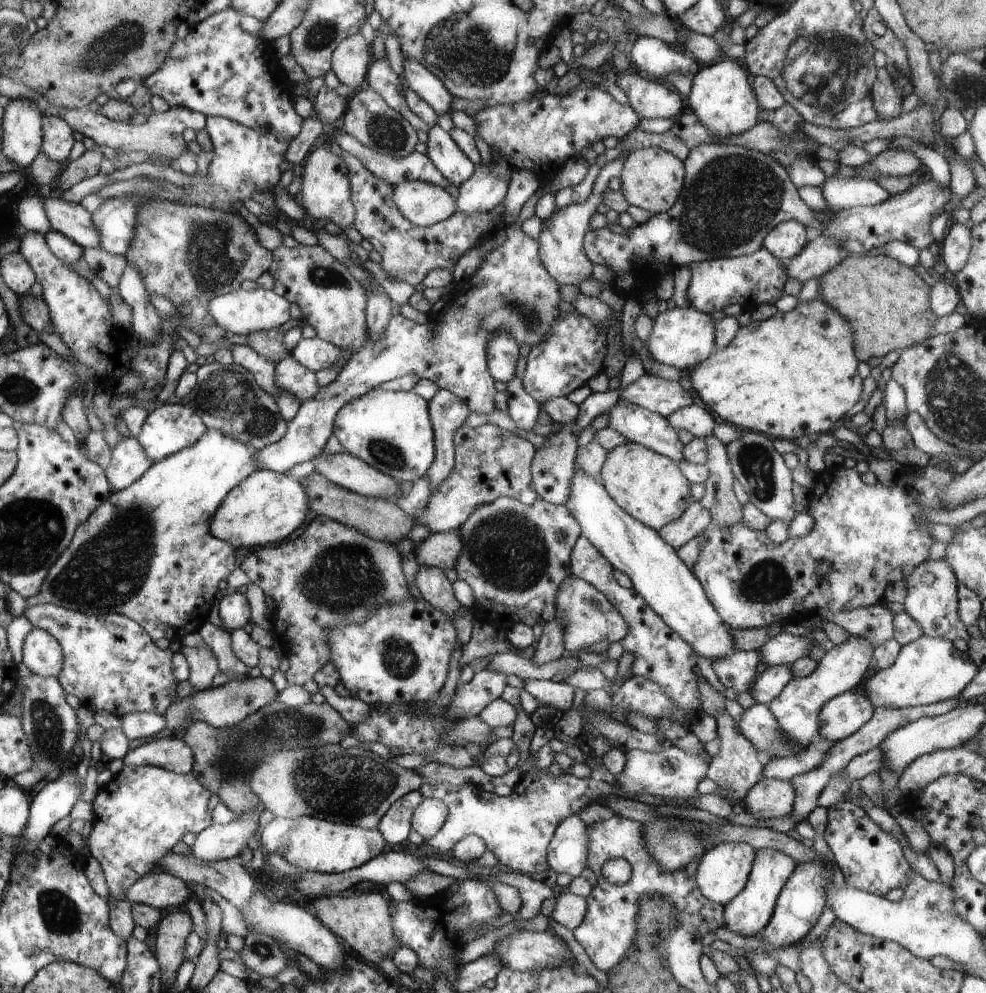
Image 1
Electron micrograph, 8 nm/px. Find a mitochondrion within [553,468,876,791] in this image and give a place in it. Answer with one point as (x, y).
(763, 584)

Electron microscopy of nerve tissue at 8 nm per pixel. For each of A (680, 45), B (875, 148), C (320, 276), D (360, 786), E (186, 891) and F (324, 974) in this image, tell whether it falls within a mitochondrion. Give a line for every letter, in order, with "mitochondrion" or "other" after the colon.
A: other
B: other
C: mitochondrion
D: mitochondrion
E: other
F: other

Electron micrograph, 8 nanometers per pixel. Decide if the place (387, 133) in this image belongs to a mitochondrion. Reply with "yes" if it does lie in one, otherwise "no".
yes

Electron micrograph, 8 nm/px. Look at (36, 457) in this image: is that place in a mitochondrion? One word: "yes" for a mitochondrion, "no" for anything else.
no

